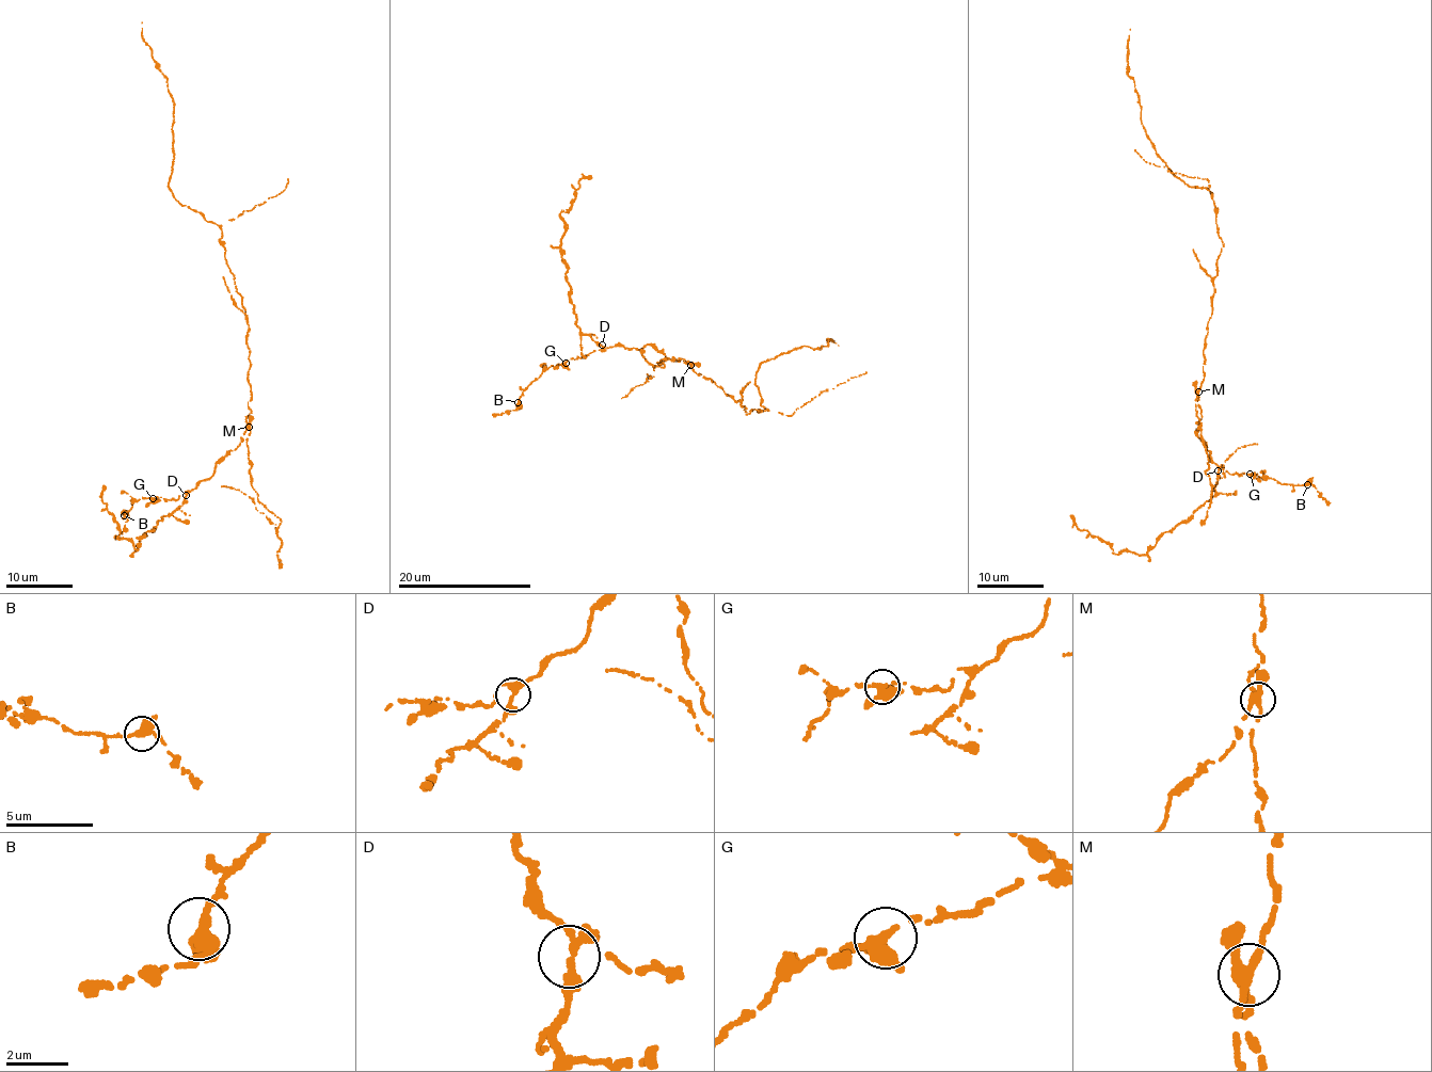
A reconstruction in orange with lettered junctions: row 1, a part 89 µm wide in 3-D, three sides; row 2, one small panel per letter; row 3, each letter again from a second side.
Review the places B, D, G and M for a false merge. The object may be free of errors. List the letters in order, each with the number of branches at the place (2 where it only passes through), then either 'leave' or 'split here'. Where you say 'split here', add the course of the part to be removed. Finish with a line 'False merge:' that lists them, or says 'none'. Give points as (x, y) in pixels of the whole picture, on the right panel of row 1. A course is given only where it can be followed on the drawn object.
B: 3 branches meet; leave
D: 3 branches meet; leave
G: 4 branches meet; leave
M: 4 branches meet; split here; foreign part runs (1198, 392), (1222, 241), (1212, 195), (1174, 174), (1141, 123), (1134, 81), (1127, 72), (1130, 29)
False merge: M

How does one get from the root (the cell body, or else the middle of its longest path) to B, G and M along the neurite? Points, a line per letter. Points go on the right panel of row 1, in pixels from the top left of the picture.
B: (1208, 324), (1204, 377), (1195, 404), (1202, 415), (1197, 434), (1211, 452), (1212, 461), (1227, 473), (1307, 484)
G: (1208, 324), (1203, 380), (1195, 401), (1202, 415), (1197, 434), (1219, 467), (1224, 467), (1227, 473), (1250, 474)
M: (1208, 324), (1204, 377), (1198, 392)

